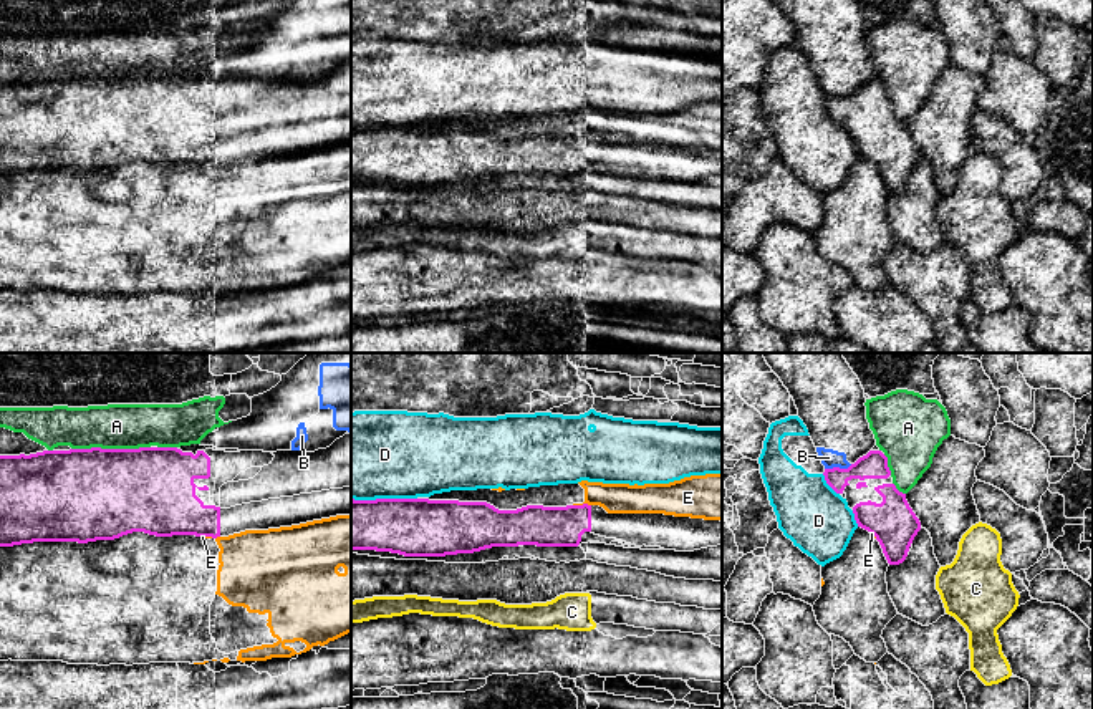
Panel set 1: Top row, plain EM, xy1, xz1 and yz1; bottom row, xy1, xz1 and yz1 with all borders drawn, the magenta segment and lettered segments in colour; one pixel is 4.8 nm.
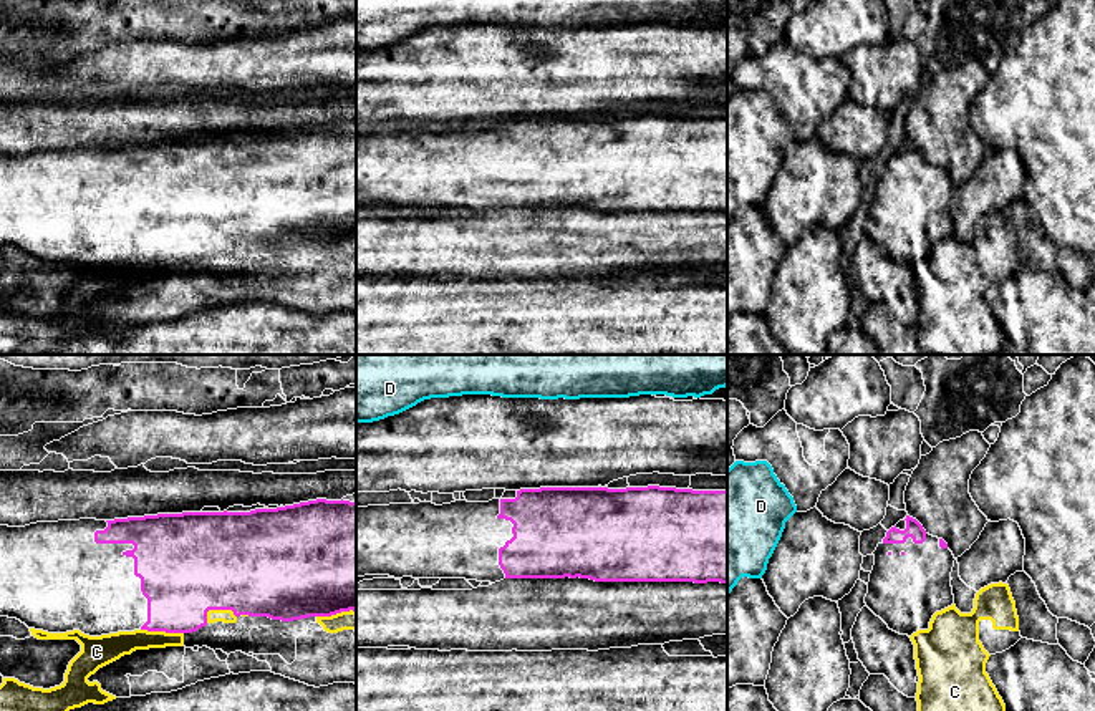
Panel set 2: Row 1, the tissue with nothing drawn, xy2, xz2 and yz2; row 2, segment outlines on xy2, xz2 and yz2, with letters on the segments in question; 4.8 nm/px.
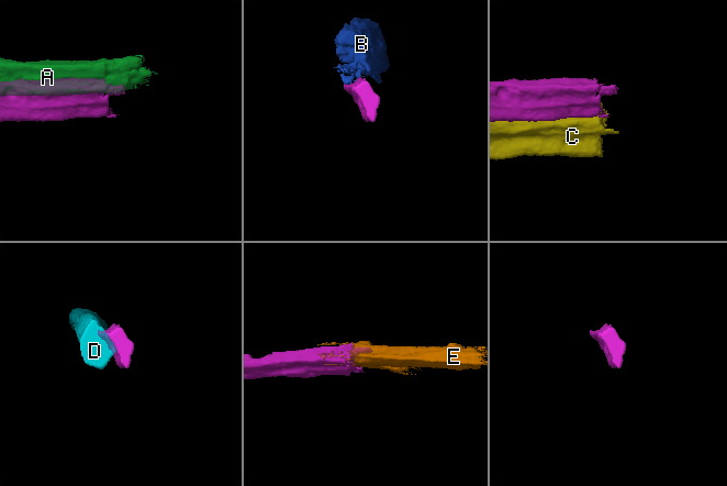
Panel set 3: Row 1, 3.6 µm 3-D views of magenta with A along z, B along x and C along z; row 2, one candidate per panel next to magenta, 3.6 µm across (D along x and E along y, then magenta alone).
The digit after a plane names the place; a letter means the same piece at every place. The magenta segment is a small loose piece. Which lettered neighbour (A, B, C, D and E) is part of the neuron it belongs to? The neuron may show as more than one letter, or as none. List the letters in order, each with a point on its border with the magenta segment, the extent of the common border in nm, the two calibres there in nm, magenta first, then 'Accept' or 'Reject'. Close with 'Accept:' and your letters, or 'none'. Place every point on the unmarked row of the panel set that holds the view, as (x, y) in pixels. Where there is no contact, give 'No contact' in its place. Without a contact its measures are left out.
A: Touches magenta at xy1 (110, 78). Shared border 380 nm. Thickness 440 nm (magenta) against 220 nm. Reject
B: Touches magenta at yz1 (838, 96). Shared border 140 nm. Thickness 130 nm (magenta) against 90 nm. Reject
C: Touches magenta at xy2 (163, 259). Shared border 200 nm. Thickness 380 nm (magenta) against 130 nm. Reject
D: Touches magenta at xz1 (385, 128). Shared border 320 nm. Thickness 280 nm (magenta) against 440 nm. Reject
E: Touches magenta at xz1 (583, 133). Shared border 90 nm. Thickness 190 nm (magenta) against 140 nm. Reject
Accept: none

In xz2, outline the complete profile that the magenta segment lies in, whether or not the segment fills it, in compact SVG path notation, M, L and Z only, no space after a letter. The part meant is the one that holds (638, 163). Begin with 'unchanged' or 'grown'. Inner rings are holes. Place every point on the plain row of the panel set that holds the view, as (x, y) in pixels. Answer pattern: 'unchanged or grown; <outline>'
grown; M540 116L505 119L500 128L489 131L456 129L436 134L389 133L356 136L356 206L389 204L394 207L465 207L477 210L500 210L504 207L590 207L595 210L721 210L727 212L727 119L692 119L676 116Z

